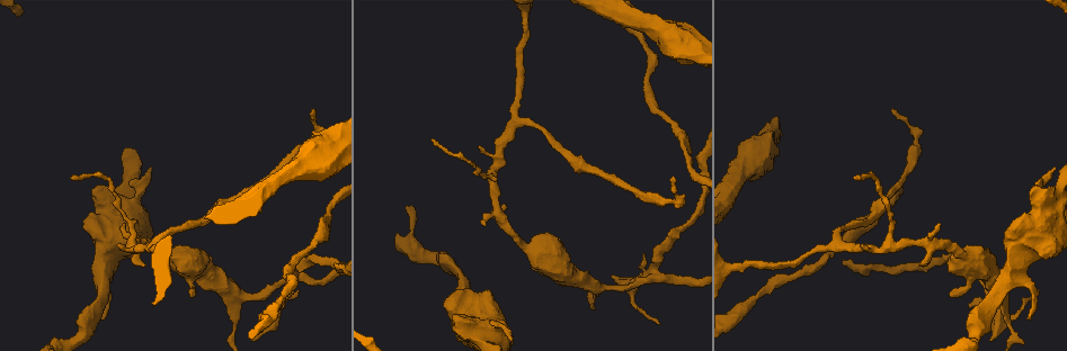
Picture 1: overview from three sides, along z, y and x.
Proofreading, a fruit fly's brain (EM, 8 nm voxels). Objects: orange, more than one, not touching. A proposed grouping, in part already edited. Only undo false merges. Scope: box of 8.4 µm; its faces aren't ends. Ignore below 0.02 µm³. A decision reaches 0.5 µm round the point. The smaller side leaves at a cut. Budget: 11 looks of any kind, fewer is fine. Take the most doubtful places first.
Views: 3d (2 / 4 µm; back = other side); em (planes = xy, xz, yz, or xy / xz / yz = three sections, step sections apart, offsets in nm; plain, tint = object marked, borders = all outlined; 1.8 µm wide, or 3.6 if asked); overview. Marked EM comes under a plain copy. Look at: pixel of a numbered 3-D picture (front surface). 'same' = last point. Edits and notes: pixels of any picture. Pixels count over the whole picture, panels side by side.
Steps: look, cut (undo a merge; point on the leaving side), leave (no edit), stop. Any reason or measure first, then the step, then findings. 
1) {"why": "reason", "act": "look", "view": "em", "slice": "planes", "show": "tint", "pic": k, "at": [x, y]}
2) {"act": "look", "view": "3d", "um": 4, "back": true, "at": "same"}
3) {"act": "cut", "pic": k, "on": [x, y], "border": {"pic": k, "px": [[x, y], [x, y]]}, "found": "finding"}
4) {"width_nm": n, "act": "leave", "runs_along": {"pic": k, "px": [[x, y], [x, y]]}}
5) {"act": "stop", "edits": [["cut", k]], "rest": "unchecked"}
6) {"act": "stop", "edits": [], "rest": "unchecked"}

{"why": "four arms meet", "act": "look", "view": "3d", "um": 2, "pic": 1, "at": [646, 279]}

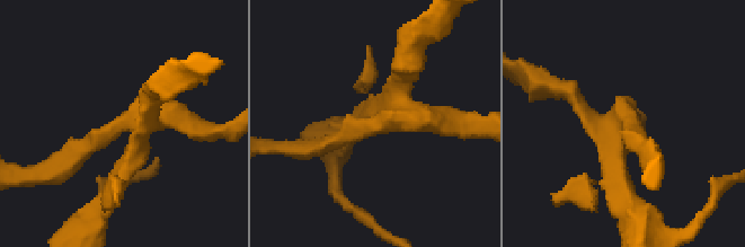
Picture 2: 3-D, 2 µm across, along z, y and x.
{"why": "now the EM", "act": "look", "view": "em", "slice": "planes", "show": "tint", "pic": 2, "at": [127, 123]}

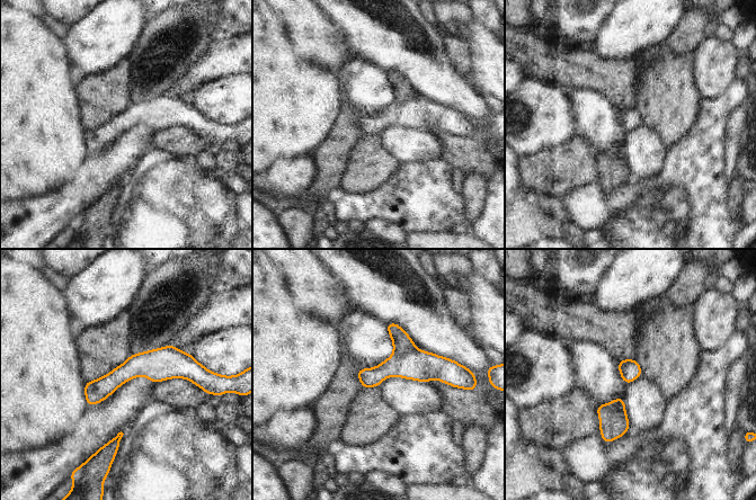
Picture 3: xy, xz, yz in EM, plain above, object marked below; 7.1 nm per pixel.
{"act": "cut", "pic": 3, "on": [402, 344], "found": "a second cell is stuck on"}

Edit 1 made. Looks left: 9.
{"why": "arms part here", "act": "look", "view": "3d", "um": 2, "pic": 1, "at": [893, 245]}

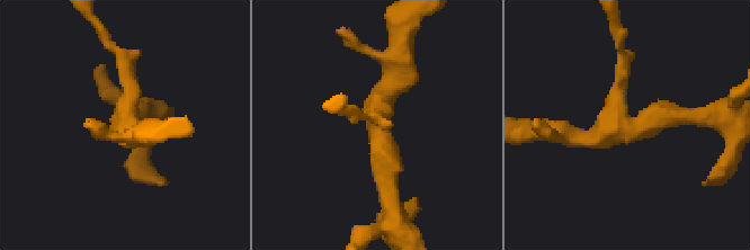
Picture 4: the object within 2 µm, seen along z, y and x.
{"act": "look", "view": "em", "slice": "planes", "show": "tint", "pic": 4, "at": [123, 127]}

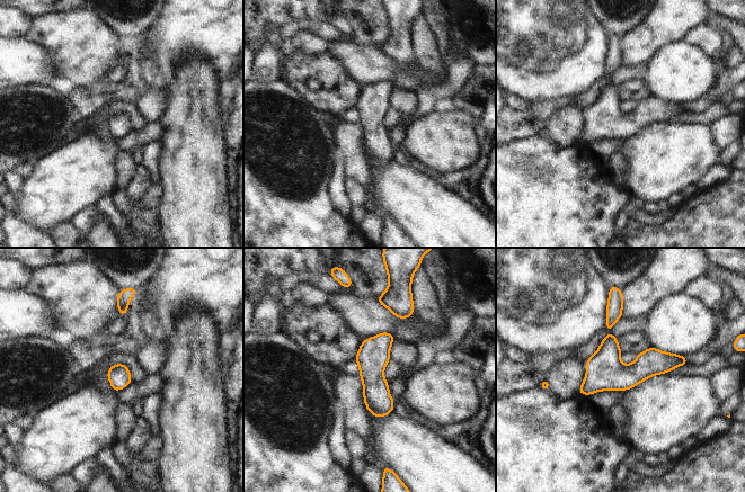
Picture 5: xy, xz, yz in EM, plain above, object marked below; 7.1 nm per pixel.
{"act": "leave", "runs_along": {"pic": 5, "px": [[684, 360], [600, 376], [582, 391]]}, "found": "one cell here"}

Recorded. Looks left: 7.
{"why": "narrows sharply", "act": "look", "view": "em", "um": 3.6, "slice": "planes", "show": "tint", "pic": 1, "at": [287, 293]}

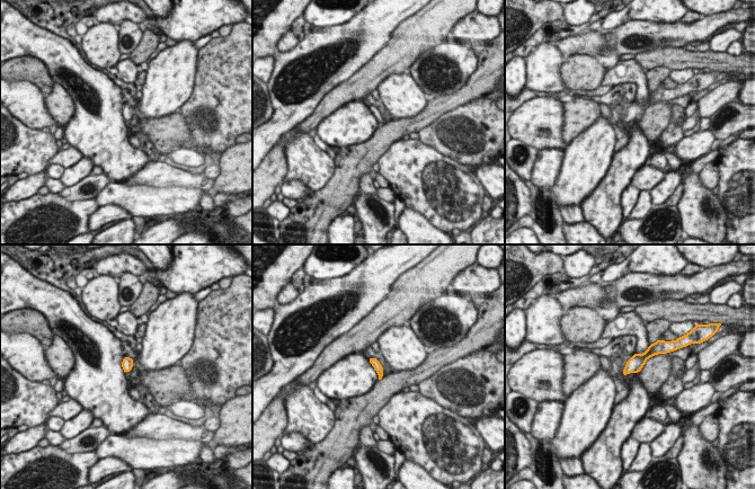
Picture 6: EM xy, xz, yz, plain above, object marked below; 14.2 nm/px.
{"act": "leave", "found": "all the same cell"}

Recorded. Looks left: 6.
{"why": "thick turns thin", "act": "look", "view": "3d", "um": 4, "pic": 1, "at": [969, 255]}

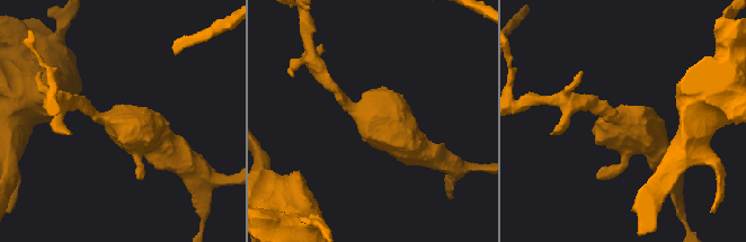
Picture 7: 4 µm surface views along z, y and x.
{"act": "look", "view": "em", "slice": "planes", "show": "tint", "pic": 7, "at": [621, 121]}

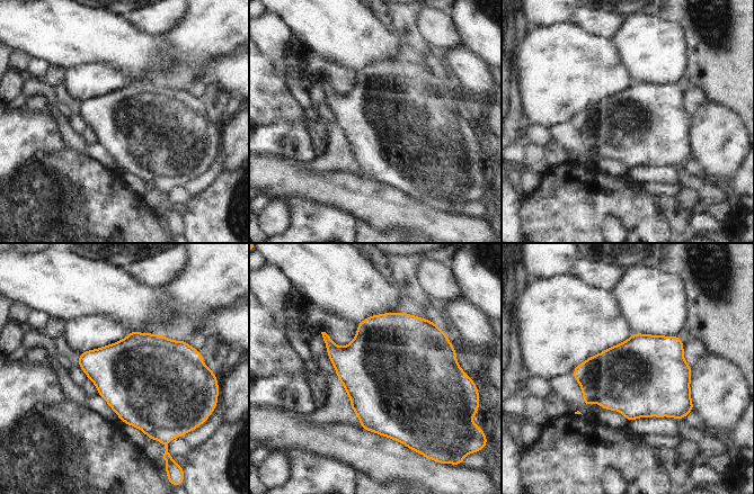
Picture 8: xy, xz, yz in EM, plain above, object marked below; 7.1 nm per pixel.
{"act": "leave", "found": "one cell here"}

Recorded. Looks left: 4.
{"act": "stop", "edits": [["cut", 3]], "rest": "unchecked"}

